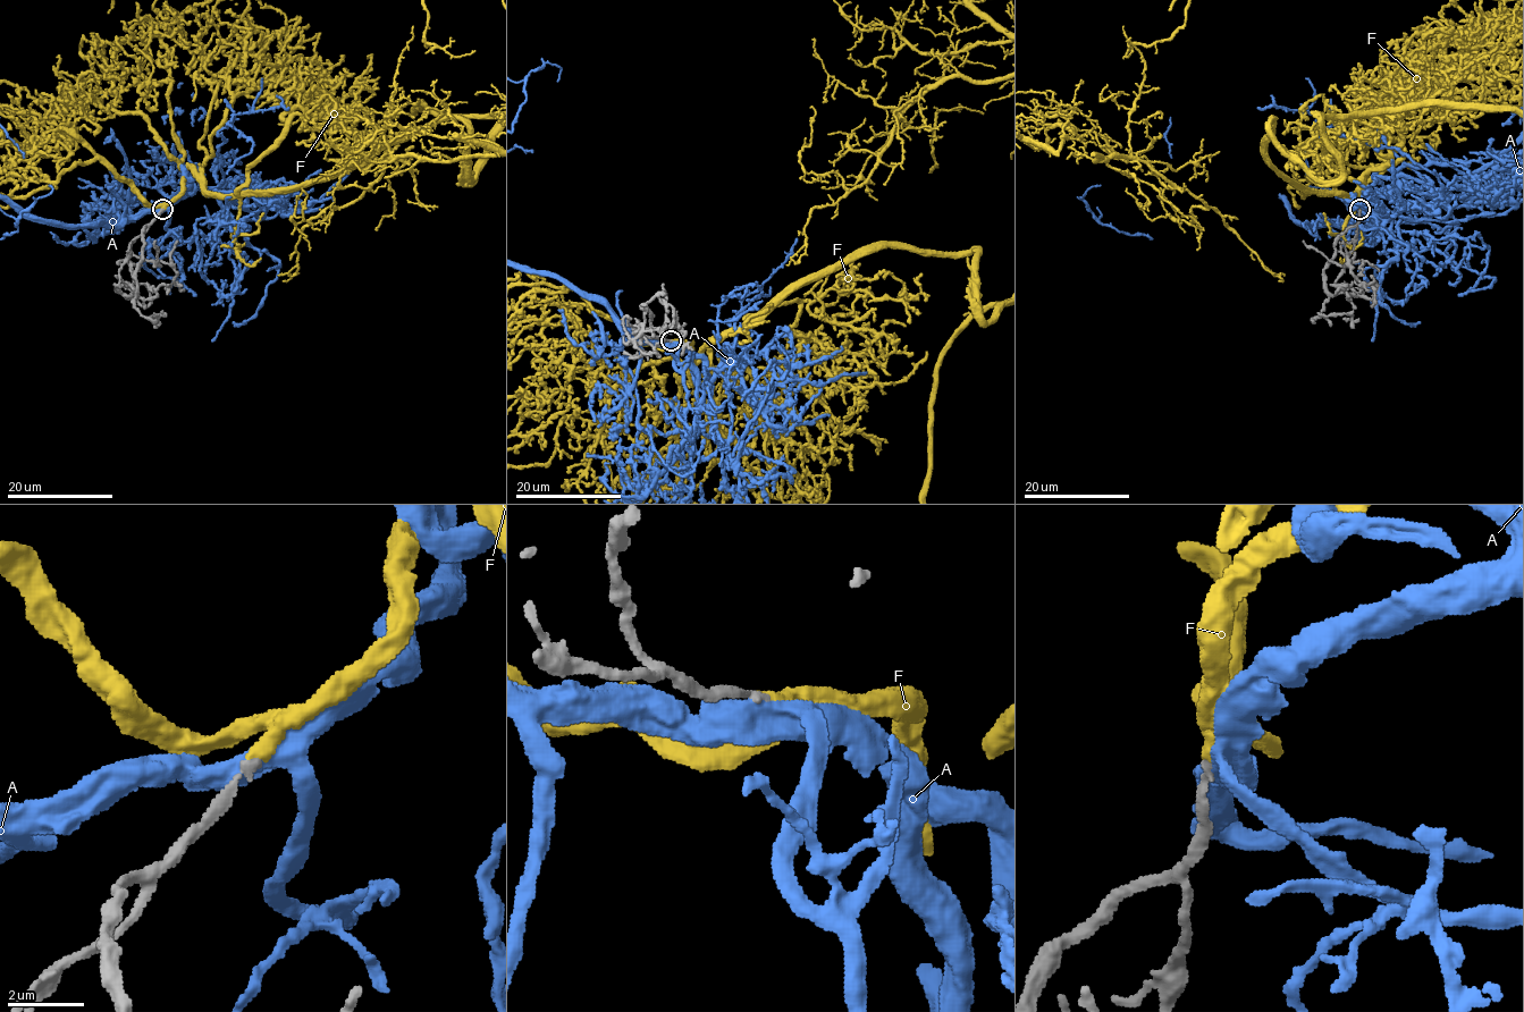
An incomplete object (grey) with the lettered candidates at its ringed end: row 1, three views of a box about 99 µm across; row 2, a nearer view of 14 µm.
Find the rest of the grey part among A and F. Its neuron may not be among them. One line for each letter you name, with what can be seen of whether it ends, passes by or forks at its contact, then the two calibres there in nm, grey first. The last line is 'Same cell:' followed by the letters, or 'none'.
F: it ends; calibres 200 and 320 nm
Same cell: F

